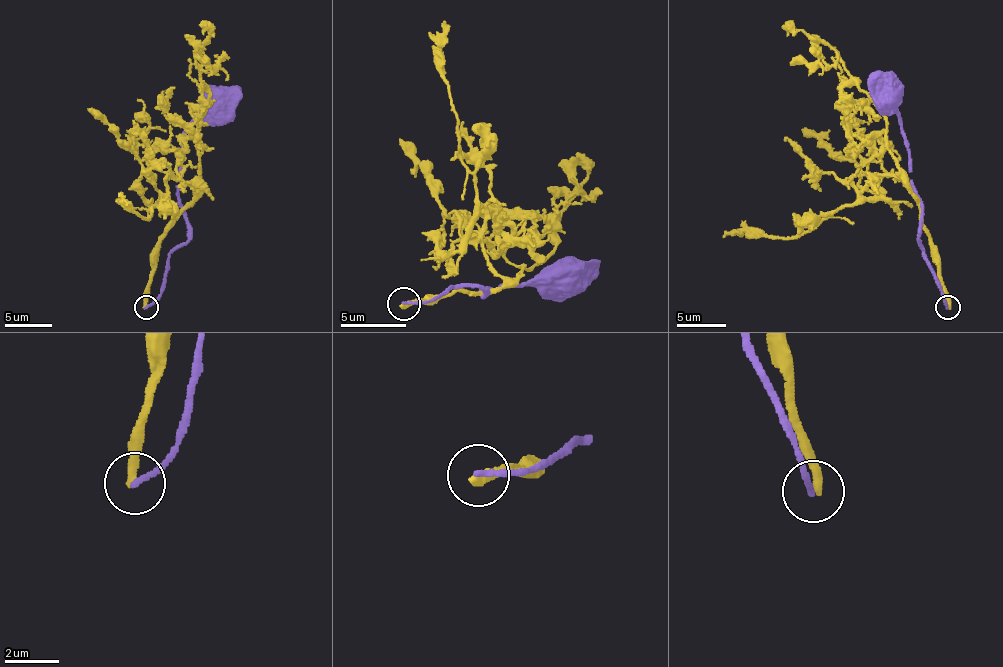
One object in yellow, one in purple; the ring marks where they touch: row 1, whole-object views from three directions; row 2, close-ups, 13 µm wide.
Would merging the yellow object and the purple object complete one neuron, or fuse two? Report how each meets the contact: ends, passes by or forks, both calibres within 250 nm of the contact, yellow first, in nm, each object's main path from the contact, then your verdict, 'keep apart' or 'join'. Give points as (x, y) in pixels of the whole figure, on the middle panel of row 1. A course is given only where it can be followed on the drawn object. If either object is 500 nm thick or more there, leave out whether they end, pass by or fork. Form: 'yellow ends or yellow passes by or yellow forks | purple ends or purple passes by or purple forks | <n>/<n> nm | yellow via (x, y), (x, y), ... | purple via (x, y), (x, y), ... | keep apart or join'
yellow ends | purple ends | 320/220 nm | yellow via (405, 303), (486, 295), (501, 283), (483, 245), (475, 177), (460, 152), (441, 66), (444, 20) | purple via (404, 303), (427, 302), (452, 289), (481, 288), (485, 298), (484, 286), (494, 292), (532, 286), (562, 272) | keep apart

